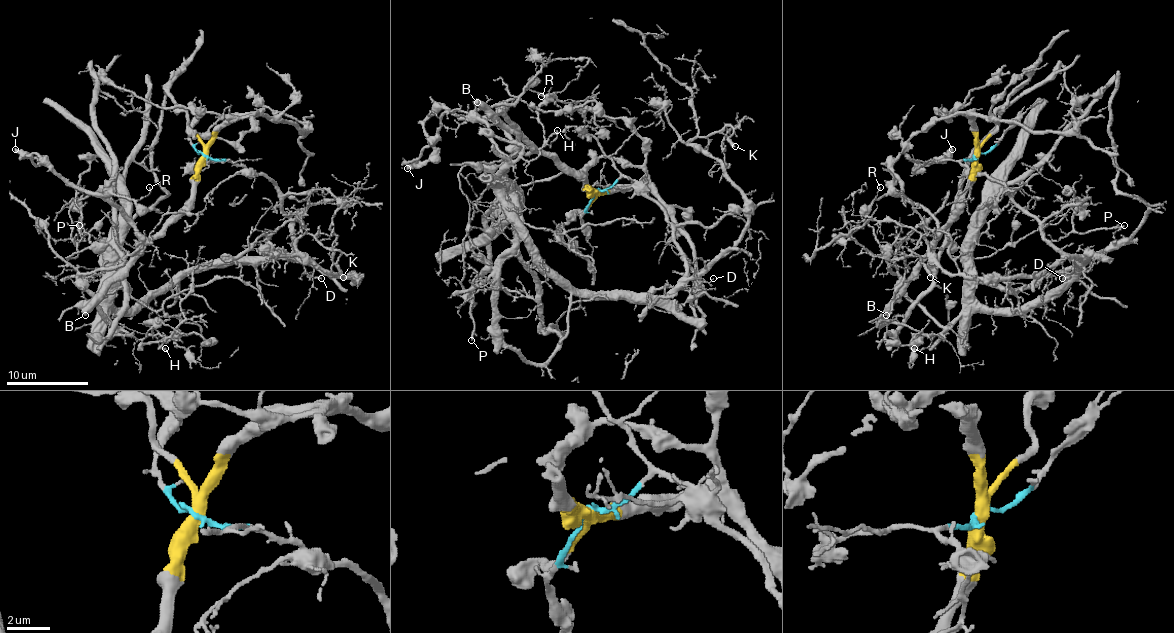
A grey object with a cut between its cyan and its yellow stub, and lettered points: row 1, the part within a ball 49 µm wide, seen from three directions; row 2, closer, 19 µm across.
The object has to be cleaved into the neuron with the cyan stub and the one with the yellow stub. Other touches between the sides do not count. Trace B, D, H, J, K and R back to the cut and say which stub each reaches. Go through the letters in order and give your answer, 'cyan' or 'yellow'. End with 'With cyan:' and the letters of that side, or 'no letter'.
B: yellow
D: cyan
H: cyan
J: yellow
K: cyan
R: yellow
With cyan: D, H, K

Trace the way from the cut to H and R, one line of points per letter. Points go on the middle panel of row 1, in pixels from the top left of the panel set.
H: (595, 191), (626, 177), (669, 222), (686, 275), (661, 296), (575, 292), (542, 259), (499, 177), (556, 129)
R: (595, 191), (585, 181), (565, 173), (546, 154), (523, 152), (495, 117), (507, 103), (527, 90), (542, 96)

